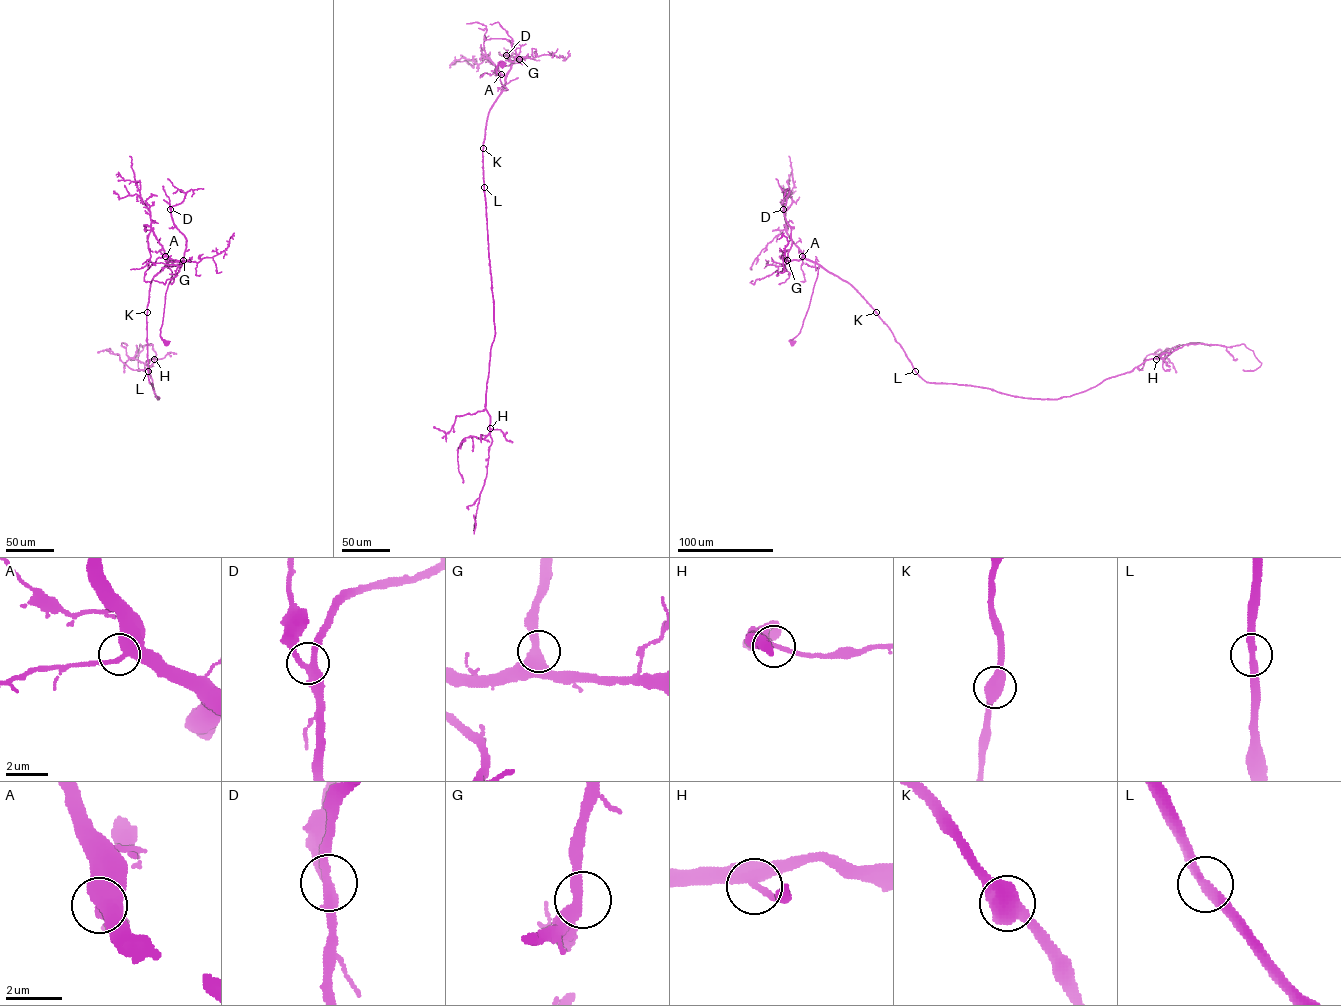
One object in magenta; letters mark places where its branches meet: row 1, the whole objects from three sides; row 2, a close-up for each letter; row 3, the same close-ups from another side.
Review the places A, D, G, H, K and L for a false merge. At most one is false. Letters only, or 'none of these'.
none of these

